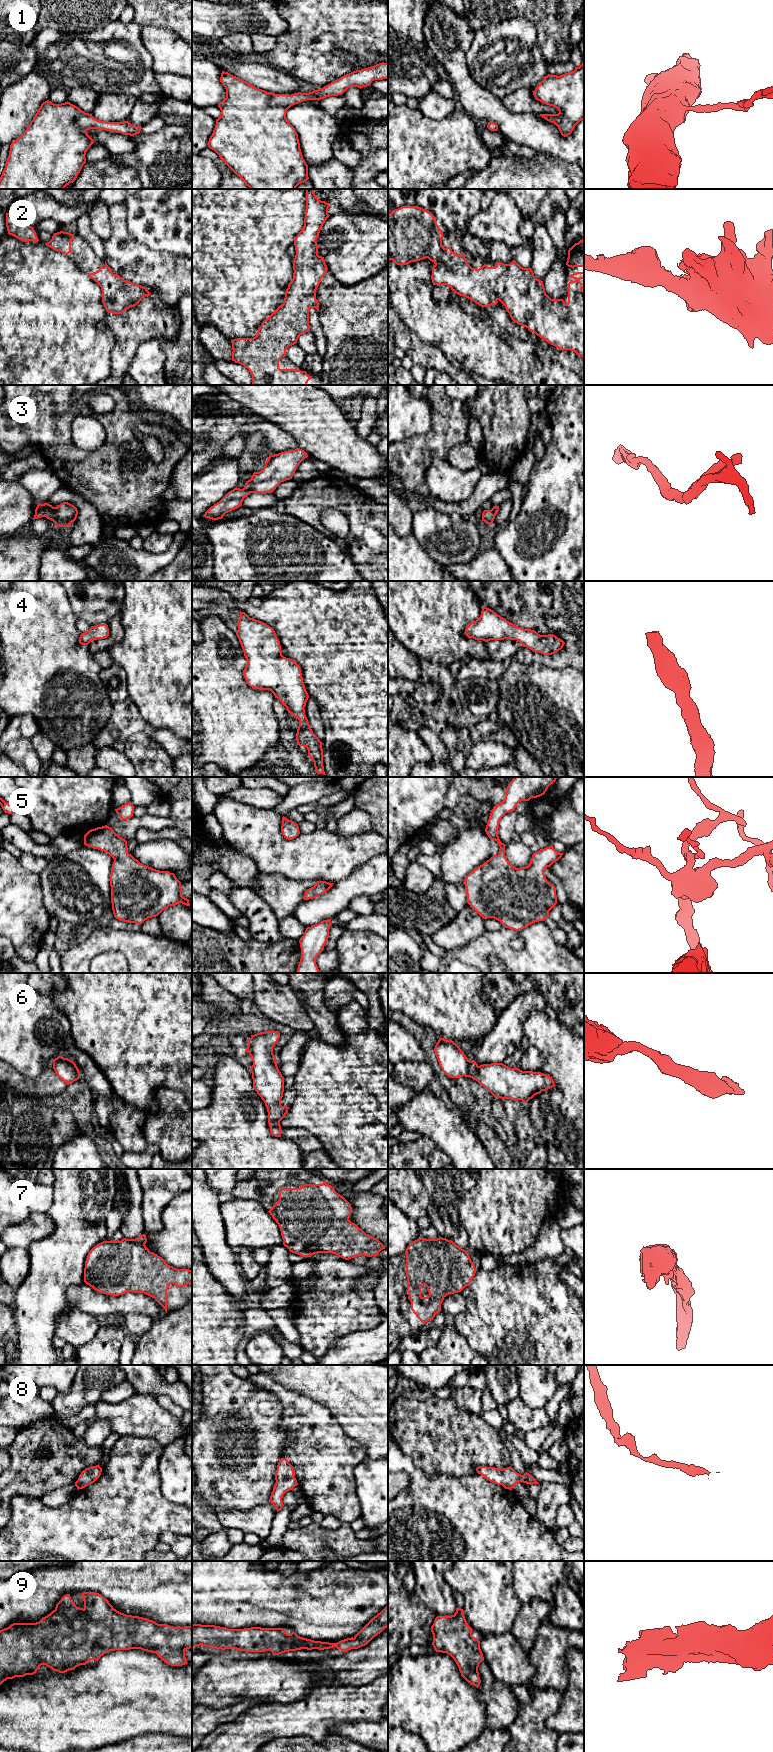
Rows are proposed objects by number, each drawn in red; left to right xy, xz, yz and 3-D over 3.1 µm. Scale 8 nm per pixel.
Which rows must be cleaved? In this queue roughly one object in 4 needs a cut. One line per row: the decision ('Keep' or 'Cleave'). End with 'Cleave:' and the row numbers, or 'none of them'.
1: Keep
2: Keep
3: Keep
4: Keep
5: Keep
6: Keep
7: Keep
8: Keep
9: Keep
Cleave: none of them

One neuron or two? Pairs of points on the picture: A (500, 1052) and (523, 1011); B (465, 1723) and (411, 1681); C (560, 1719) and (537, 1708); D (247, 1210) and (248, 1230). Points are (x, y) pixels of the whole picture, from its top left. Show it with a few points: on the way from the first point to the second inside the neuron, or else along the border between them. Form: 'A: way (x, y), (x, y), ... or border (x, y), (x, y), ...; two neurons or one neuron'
A: way (501, 1042), (513, 1021); one neuron
B: way (452, 1714), (448, 1713), (424, 1694); one neuron
C: border (562, 1694), (559, 1707), (546, 1722), (558, 1734); two neurons
D: way (247, 1215), (248, 1225); one neuron

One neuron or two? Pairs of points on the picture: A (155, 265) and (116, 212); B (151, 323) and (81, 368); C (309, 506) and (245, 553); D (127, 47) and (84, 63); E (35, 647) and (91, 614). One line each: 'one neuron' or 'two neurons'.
A: one neuron
B: two neurons
C: two neurons
D: one neuron
E: two neurons

